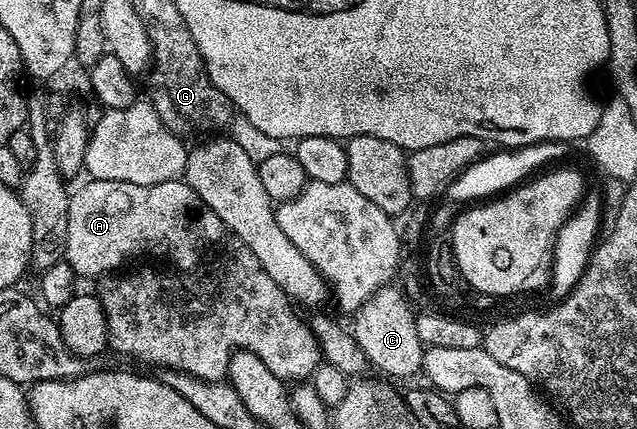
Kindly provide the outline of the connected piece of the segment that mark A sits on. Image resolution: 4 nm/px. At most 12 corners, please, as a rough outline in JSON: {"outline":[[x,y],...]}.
{"outline":[[87,180],[64,261],[102,277],[137,257],[190,269],[224,236],[181,180]]}

